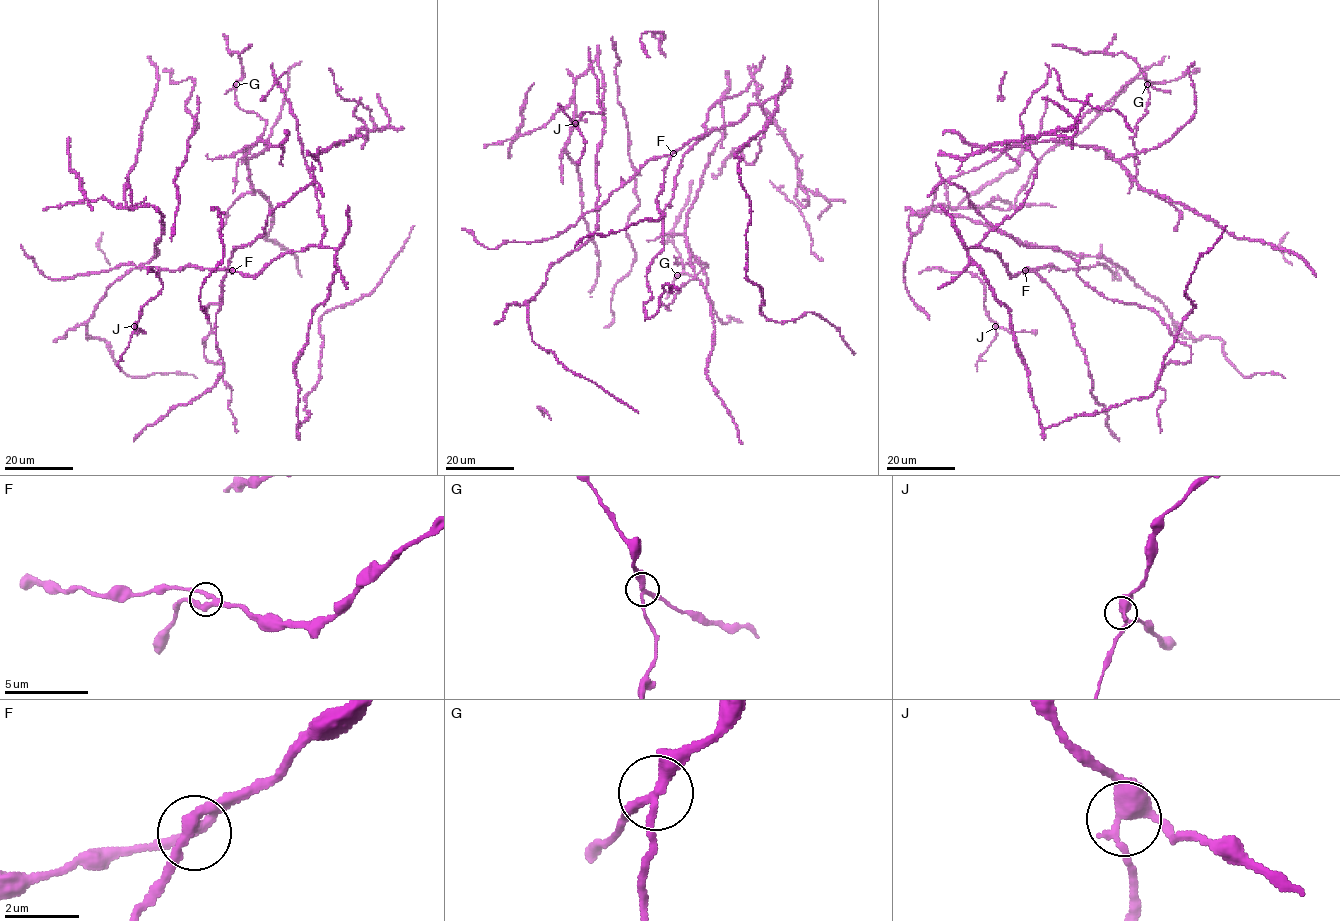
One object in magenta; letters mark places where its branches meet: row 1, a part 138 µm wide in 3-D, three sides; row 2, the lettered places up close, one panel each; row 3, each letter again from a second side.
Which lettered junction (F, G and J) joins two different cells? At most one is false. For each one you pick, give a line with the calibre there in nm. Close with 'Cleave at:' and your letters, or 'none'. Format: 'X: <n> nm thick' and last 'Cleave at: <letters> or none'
G: 280 nm thick
Cleave at: G

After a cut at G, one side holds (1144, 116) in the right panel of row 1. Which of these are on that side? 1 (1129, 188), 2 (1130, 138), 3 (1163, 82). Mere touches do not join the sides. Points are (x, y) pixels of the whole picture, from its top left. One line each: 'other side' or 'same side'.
1: same side
2: same side
3: other side

